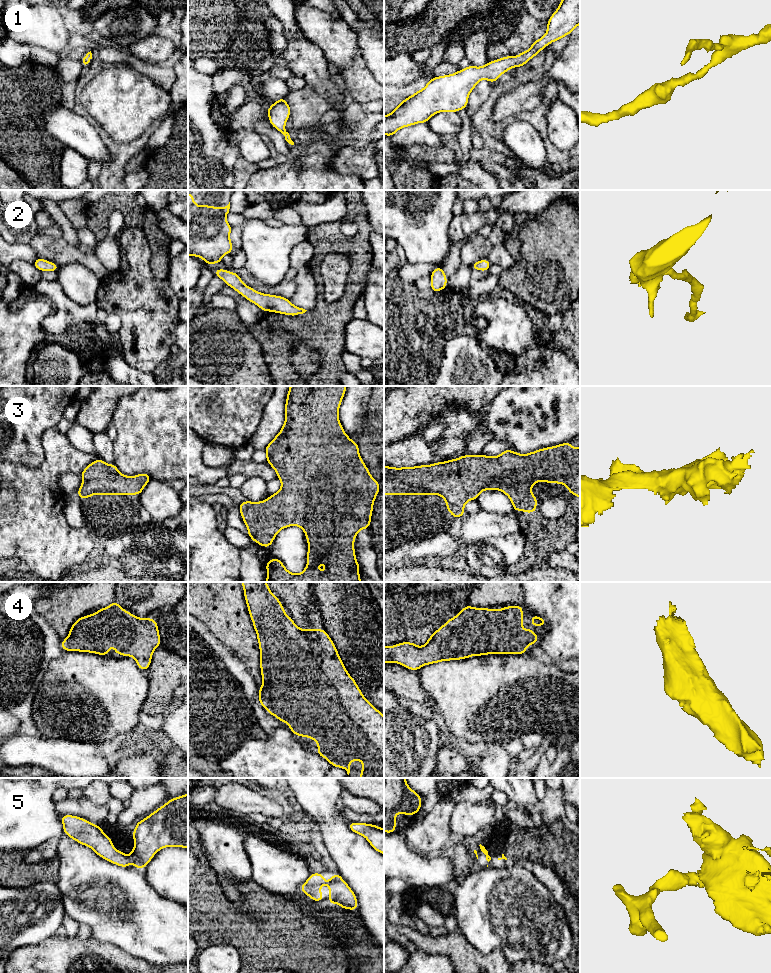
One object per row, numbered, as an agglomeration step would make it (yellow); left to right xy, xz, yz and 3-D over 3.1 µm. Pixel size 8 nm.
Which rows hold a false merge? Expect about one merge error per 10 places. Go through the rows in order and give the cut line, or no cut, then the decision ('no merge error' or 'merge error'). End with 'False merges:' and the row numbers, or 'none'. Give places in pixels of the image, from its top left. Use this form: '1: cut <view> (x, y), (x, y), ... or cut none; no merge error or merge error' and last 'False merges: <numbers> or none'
1: cut none; no merge error
2: cut none; no merge error
3: cut none; no merge error
4: cut none; no merge error
5: cut none; no merge error
False merges: none

